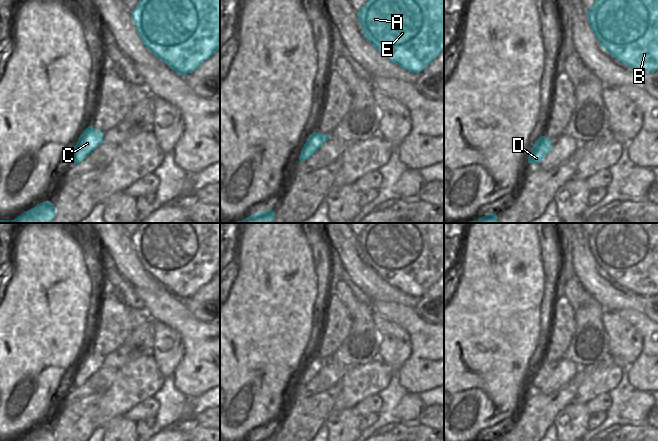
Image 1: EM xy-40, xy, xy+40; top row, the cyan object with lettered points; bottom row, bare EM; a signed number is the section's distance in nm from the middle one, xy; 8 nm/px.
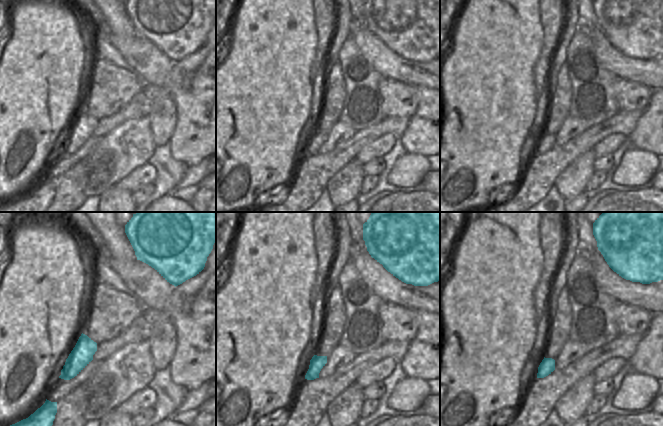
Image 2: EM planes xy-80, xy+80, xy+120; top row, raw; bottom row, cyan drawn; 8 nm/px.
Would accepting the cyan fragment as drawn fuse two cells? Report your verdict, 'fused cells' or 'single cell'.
single cell

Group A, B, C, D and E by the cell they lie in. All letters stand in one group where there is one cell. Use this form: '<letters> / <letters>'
A B C D E

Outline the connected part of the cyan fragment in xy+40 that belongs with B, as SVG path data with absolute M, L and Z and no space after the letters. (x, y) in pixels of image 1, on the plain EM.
M596 223L587 244L601 271L615 283L644 297L658 294L658 223Z

